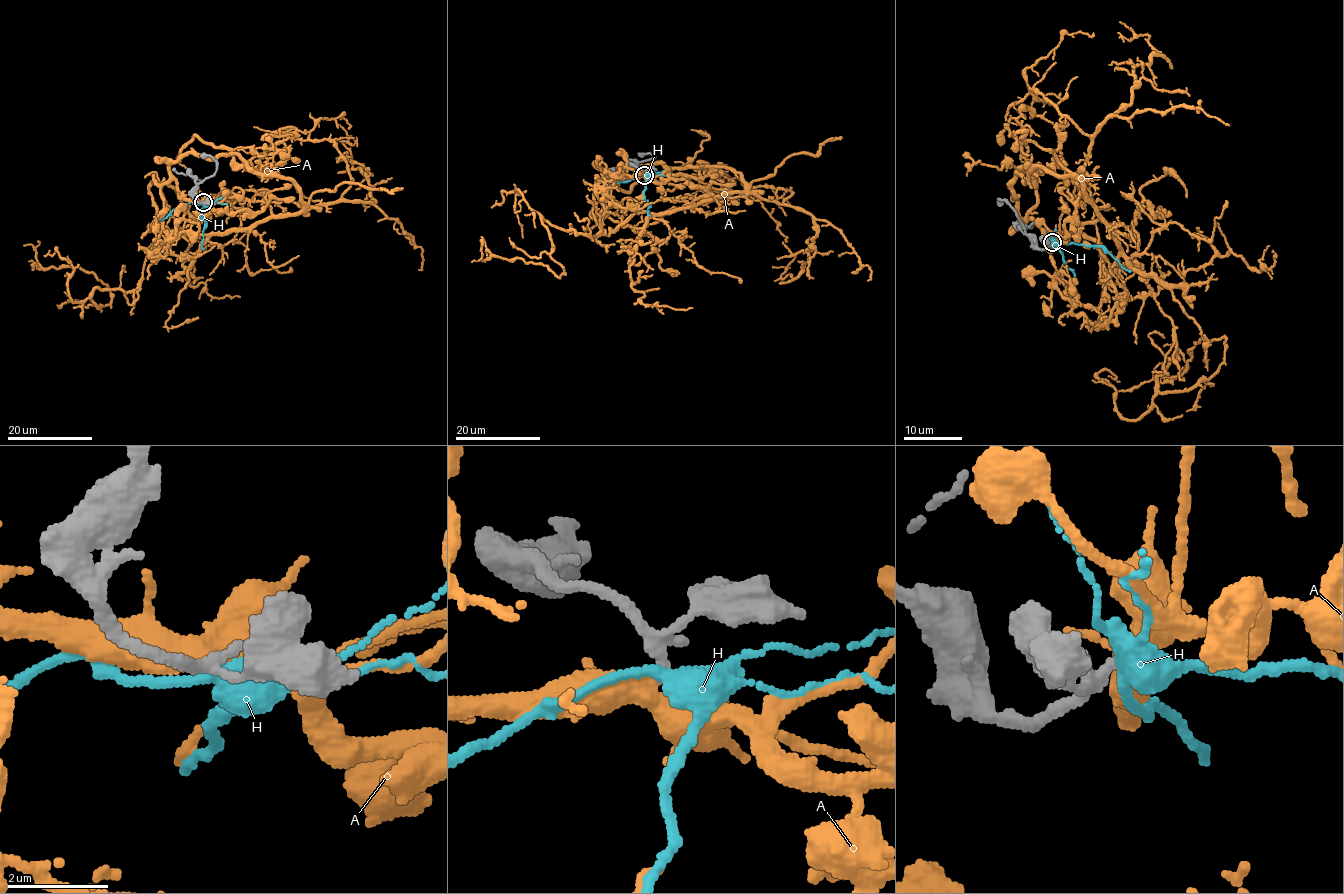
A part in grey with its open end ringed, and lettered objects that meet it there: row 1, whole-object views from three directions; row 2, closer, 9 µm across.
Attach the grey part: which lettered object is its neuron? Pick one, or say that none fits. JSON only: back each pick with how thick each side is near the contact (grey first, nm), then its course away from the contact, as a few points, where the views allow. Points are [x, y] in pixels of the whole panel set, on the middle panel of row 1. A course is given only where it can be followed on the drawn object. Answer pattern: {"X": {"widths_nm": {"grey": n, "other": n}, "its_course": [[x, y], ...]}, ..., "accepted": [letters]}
{"A": {"widths_nm": {"grey": 190, "other": 440}, "its_course": [[644, 175], [596, 184], [590, 215], [617, 206], [592, 239], [541, 219], [559, 277], [483, 241], [477, 261]]}, "accepted": ["A"]}

